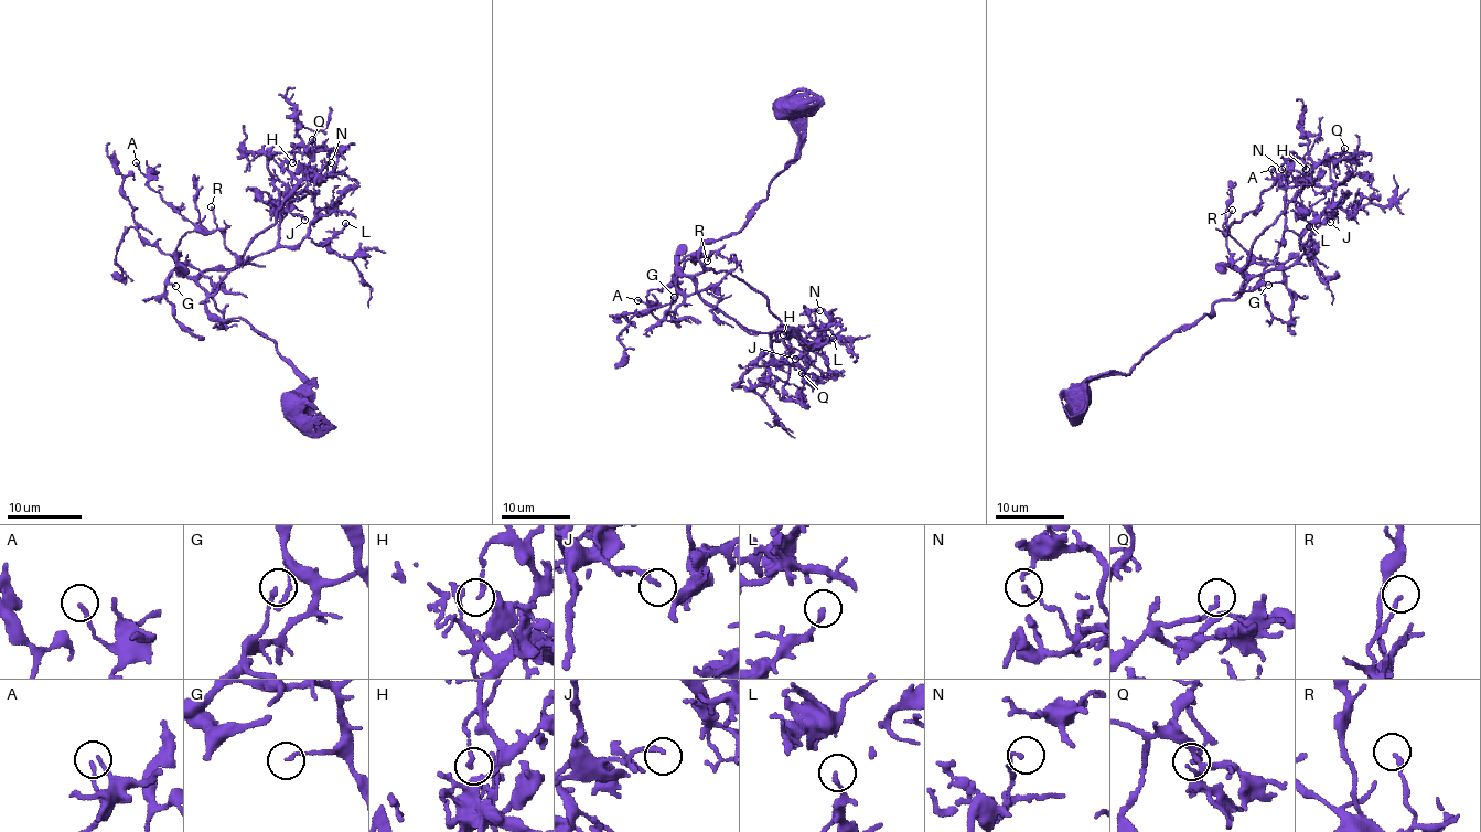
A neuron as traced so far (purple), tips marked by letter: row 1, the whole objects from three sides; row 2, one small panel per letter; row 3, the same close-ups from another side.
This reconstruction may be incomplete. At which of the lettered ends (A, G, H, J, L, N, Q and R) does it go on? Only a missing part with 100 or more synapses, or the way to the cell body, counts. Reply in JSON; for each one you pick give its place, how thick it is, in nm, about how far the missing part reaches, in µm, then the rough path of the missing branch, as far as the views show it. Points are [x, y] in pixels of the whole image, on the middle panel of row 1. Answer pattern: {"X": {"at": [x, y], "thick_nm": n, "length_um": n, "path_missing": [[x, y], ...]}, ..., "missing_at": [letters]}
{"J": {"at": [795, 359], "thick_nm": 180, "length_um": 20, "path_missing": [[795, 359], [795, 370], [832, 392], [850, 394], [850, 404]]}, "missing_at": ["J"]}

